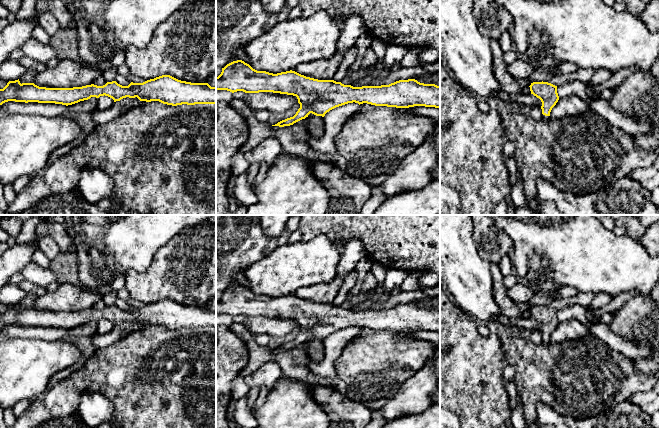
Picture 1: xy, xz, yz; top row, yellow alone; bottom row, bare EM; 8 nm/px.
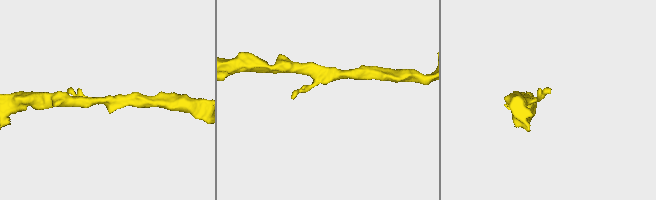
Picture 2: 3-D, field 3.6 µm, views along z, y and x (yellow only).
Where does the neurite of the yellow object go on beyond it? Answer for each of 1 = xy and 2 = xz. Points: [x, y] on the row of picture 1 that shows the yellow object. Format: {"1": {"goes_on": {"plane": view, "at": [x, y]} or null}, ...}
{"1": {"goes_on": null}, "2": {"goes_on": null}}

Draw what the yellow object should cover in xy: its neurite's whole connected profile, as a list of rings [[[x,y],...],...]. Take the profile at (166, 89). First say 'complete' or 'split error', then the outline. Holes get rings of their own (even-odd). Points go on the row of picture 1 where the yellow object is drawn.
complete; [[[162,75],[143,83],[131,82],[122,86],[116,81],[103,86],[94,84],[73,88],[46,88],[34,83],[20,83],[19,79],[9,81],[0,89],[0,105],[8,101],[38,102],[72,105],[91,97],[108,96],[116,101],[135,98],[140,101],[159,101],[177,106],[182,104],[216,104],[216,87],[208,83],[191,83],[178,80],[170,75]]]

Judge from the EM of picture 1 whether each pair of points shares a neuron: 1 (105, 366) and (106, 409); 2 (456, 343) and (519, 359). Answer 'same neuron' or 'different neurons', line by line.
1: different neurons
2: different neurons

